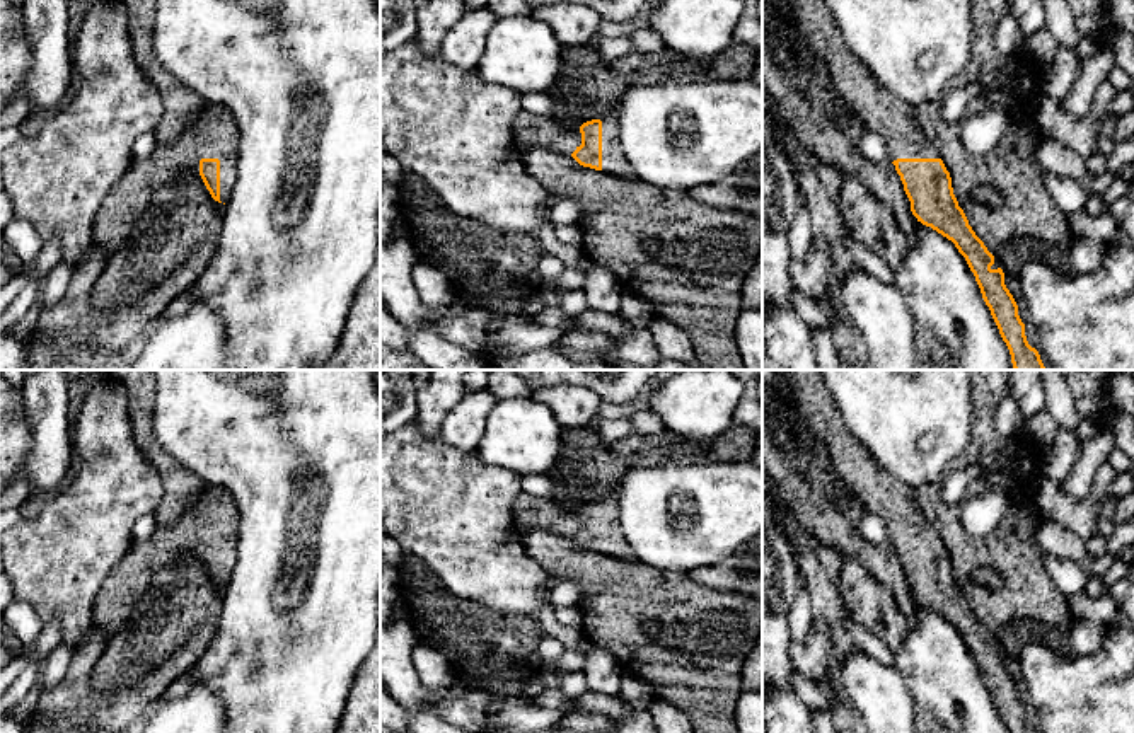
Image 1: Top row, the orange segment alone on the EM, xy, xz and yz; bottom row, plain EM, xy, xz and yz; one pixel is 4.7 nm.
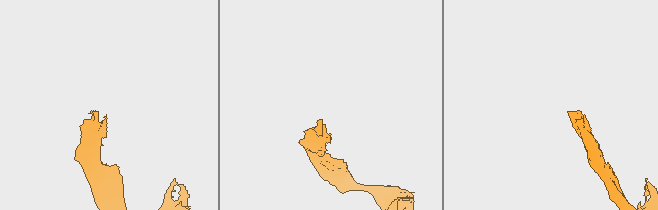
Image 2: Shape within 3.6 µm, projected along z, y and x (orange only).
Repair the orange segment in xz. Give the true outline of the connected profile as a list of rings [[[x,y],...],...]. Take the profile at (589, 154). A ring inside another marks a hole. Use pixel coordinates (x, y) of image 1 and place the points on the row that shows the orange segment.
[[[522,109],[513,119],[512,131],[517,147],[527,150],[534,147],[551,148],[571,155],[583,167],[634,179],[634,170],[621,148],[621,124],[616,109],[575,130],[566,130],[549,116],[532,114]]]

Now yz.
[[[824,0],[788,2],[803,36],[807,38],[815,56],[824,63],[824,68],[842,101],[858,113],[858,118],[866,130],[877,131],[887,141],[888,162],[895,165],[895,170],[900,176],[904,191],[911,201],[912,215],[923,225],[931,227],[952,240],[958,252],[965,257],[981,288],[982,298],[999,329],[999,334],[1010,349],[1013,368],[1047,370],[1040,360],[1039,351],[1027,341],[1025,324],[1018,315],[1018,305],[1013,295],[1004,285],[1003,269],[991,268],[994,264],[994,256],[975,235],[963,210],[958,206],[958,201],[953,194],[950,172],[940,159],[929,133],[923,128],[917,109],[892,95],[849,51]]]

